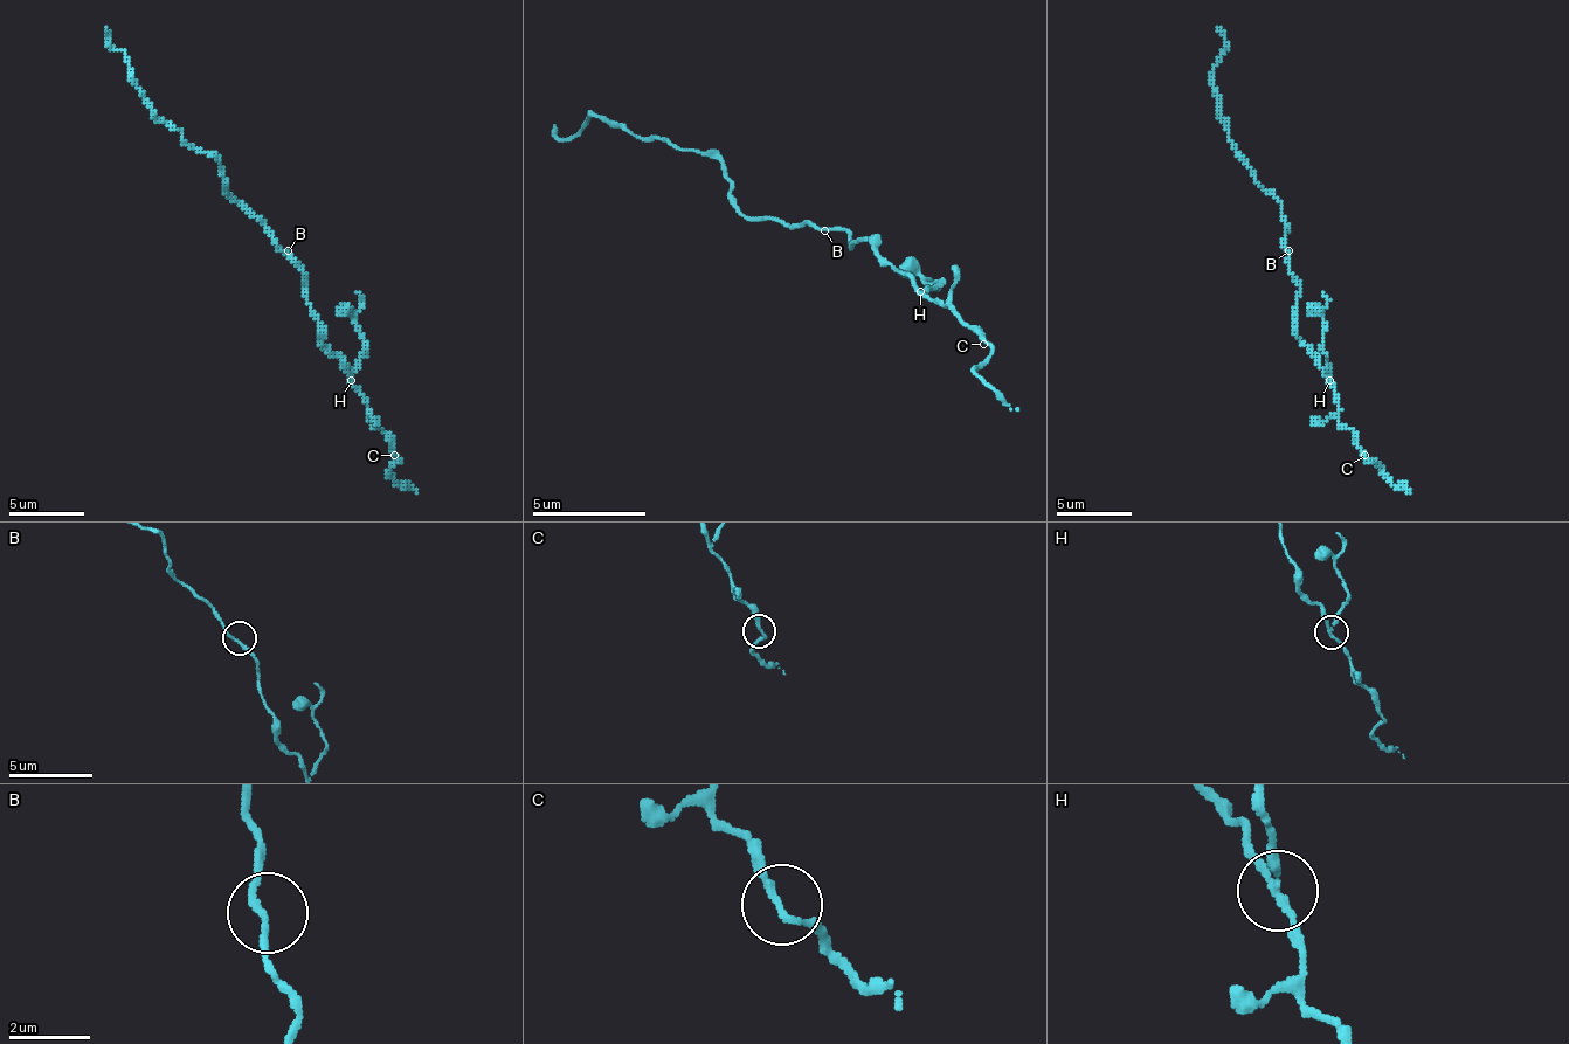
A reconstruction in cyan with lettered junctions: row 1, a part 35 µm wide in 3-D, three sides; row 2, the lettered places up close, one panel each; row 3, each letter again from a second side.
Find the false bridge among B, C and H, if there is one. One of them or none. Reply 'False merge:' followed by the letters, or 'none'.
False merge: H

